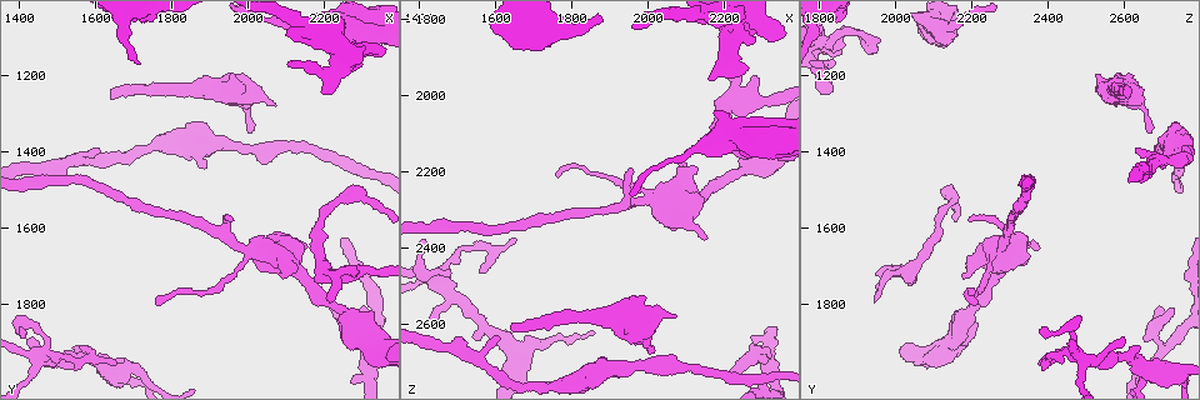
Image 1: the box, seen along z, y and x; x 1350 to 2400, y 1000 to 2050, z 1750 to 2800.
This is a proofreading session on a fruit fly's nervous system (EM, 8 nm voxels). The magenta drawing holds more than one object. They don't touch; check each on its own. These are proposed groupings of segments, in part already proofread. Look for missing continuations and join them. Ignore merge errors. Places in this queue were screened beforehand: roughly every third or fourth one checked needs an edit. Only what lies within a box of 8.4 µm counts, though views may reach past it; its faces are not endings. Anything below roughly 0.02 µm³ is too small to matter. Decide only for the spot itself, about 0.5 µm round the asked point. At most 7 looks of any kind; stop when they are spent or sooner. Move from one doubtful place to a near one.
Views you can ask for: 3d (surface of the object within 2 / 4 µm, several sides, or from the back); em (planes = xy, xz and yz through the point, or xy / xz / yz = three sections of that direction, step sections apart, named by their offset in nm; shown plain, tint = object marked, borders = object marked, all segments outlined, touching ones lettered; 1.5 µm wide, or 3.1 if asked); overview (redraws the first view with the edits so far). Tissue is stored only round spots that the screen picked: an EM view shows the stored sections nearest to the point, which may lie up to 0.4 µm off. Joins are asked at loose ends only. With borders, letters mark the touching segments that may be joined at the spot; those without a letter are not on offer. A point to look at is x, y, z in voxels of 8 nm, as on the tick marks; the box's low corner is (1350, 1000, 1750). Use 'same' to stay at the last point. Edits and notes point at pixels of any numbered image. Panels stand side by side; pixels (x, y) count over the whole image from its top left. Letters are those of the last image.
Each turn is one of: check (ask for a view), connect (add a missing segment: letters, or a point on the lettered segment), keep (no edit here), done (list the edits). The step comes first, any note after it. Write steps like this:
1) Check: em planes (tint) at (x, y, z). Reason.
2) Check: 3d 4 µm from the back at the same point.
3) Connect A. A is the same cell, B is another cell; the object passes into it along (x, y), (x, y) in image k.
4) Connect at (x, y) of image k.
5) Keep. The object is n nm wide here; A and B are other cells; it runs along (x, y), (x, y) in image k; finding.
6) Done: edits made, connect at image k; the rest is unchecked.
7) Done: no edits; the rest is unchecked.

Check: 3d 4 µm at (2065, 1280, 2580). Branch stops here.

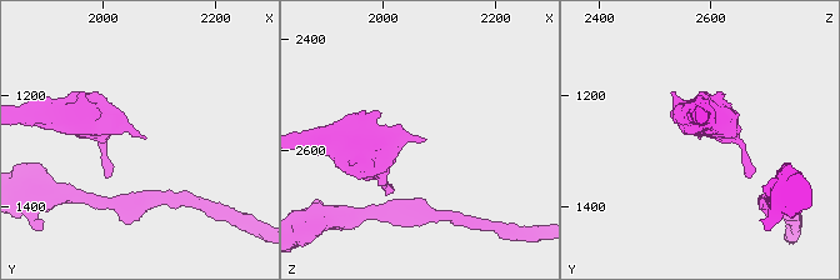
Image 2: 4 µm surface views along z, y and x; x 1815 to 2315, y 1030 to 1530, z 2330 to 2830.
Check: em planes (borders) at (2075, 1280, 2580).

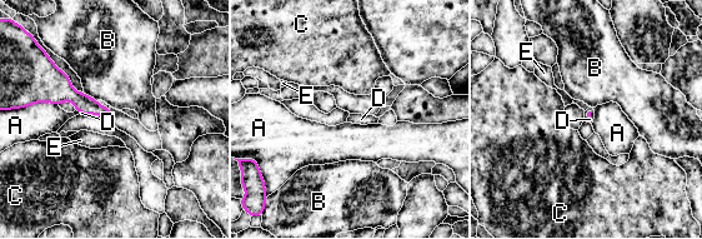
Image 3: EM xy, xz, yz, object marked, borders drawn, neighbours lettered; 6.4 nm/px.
Connect D. D is the same cell, A, B, C and E are other cells; the object passes into it along (83, 103), (110, 115), (123, 122) in image 3; the cell continues.

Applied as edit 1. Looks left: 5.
Check: em xz step 4 (tint) at (2165, 1110, 1960). An open end.

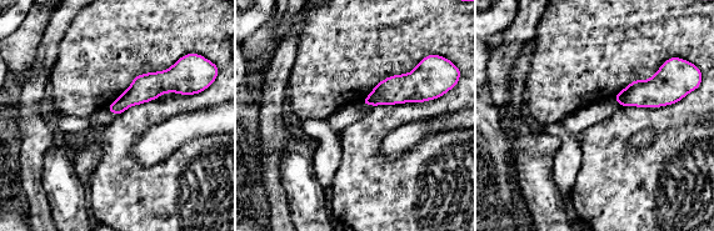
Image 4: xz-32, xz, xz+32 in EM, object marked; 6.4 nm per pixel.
Check: em planes (borders) at the same point. Another direction.

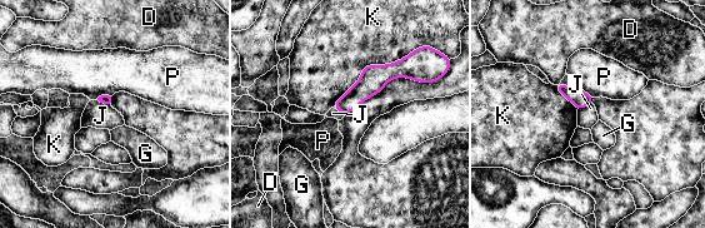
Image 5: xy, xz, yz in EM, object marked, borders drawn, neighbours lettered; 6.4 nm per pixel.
Keep. D, G, J, K and P are other cells; it runs along (401, 73), (378, 75), (339, 107) in image 5; no lettered segment goes on from it.

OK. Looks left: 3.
Check: 3d 4 µm at (2140, 1650, 2370).

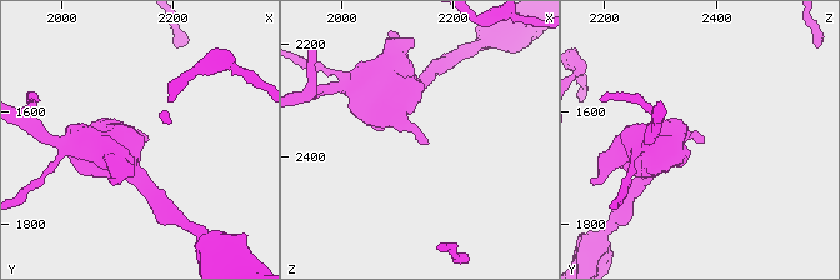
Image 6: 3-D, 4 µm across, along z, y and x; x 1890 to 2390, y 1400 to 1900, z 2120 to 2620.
Check: em xy step 4 (borders) at (2145, 1660, 2380). Now the EM.

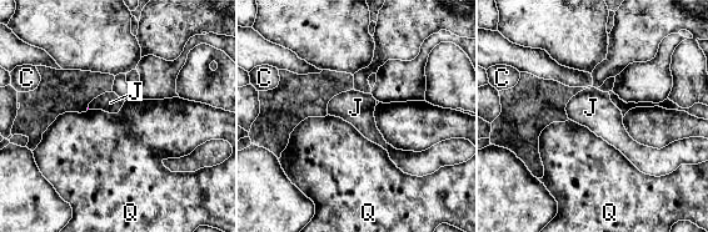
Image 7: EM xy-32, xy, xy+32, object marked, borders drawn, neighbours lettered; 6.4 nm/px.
Check: em planes (borders) at the same point.

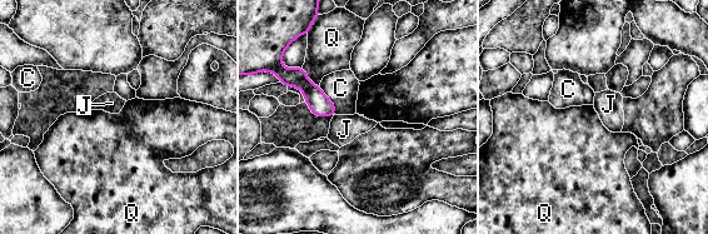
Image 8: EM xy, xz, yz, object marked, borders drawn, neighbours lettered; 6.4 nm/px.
Keep. The longest contact is with C, 220 nm; C, J and Q are other cells; it runs along (273, 64), (297, 78), (332, 111) in image 8; no lettered segment goes on from it.

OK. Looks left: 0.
Done: edits made, connect at image 3; the rest is unchecked.

